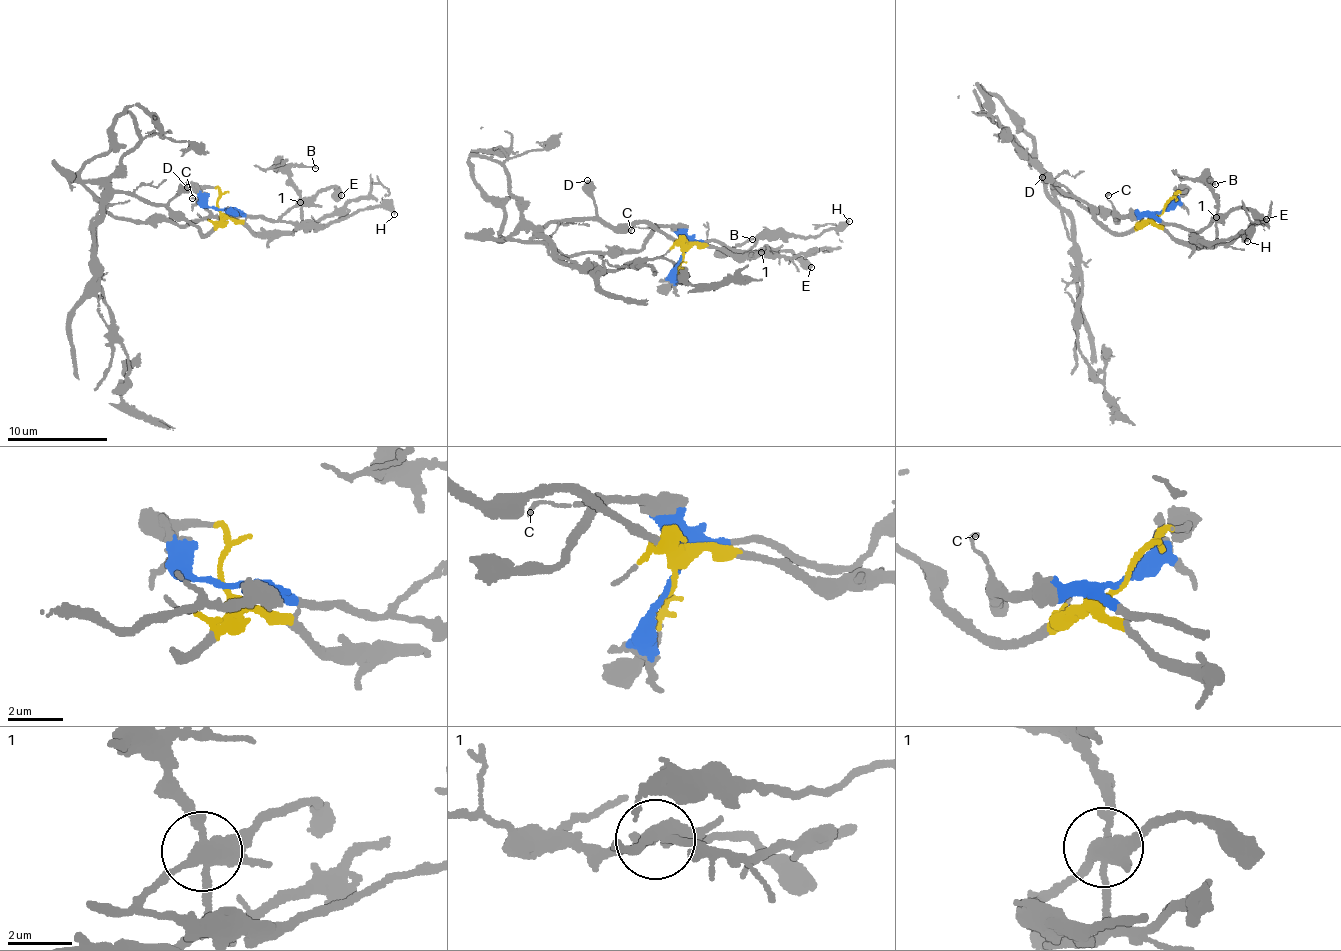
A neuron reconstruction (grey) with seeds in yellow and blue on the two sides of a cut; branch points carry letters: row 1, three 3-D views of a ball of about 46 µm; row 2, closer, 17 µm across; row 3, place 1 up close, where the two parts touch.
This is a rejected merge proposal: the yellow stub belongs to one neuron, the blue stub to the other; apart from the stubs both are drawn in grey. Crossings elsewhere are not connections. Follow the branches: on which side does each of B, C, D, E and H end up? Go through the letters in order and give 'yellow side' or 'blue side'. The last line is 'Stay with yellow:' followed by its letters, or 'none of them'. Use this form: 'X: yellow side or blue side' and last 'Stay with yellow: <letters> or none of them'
B: yellow side
C: blue side
D: yellow side
E: blue side
H: blue side
Stay with yellow: B, D

